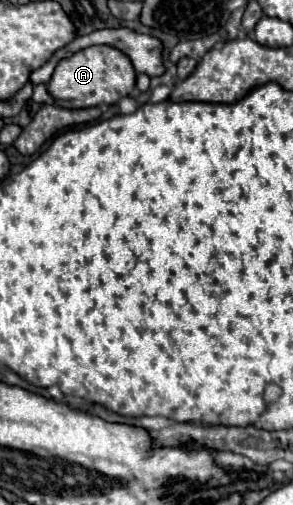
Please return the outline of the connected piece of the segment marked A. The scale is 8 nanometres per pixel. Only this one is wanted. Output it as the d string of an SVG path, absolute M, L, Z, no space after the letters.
M94 45L86 47L72 57L66 57L58 63L50 83L48 93L52 95L54 103L58 107L66 109L84 109L84 107L96 107L96 105L114 105L122 97L130 95L136 85L136 71L126 55L122 51L110 47L110 45Z

